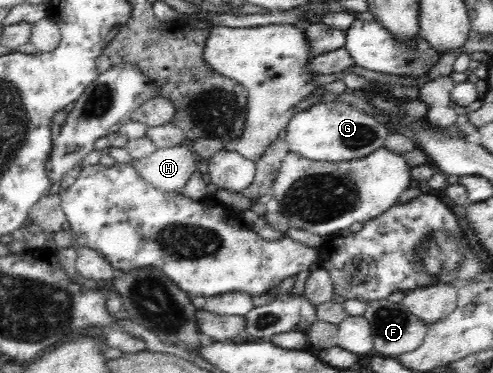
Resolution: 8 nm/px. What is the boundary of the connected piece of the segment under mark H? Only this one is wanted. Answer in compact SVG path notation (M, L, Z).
M187 143L158 148L148 157L130 160L144 181L164 193L182 194L184 185L197 170L197 163Z

